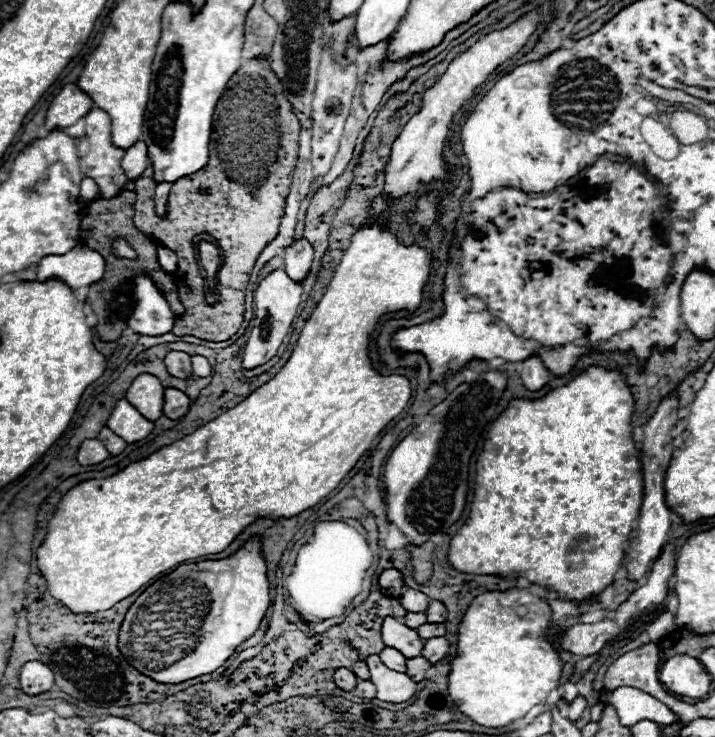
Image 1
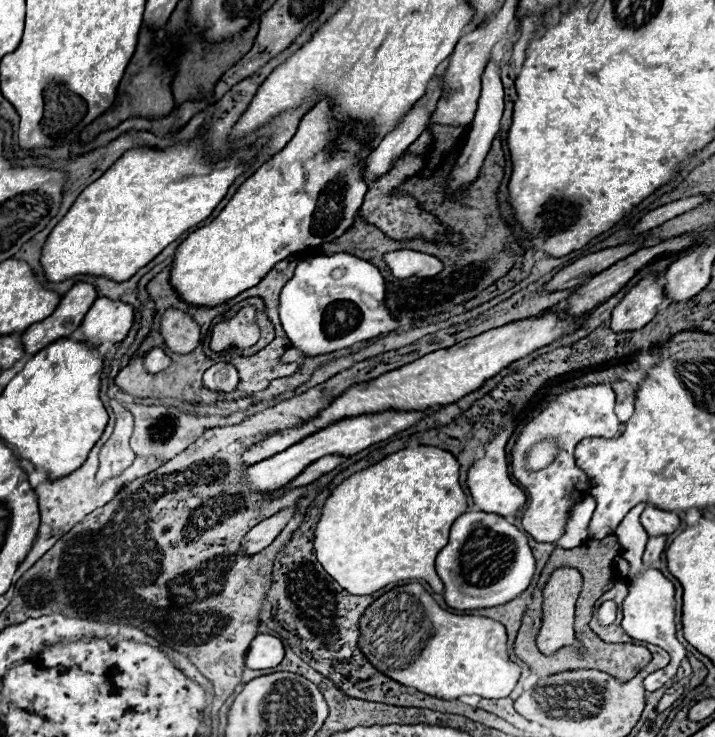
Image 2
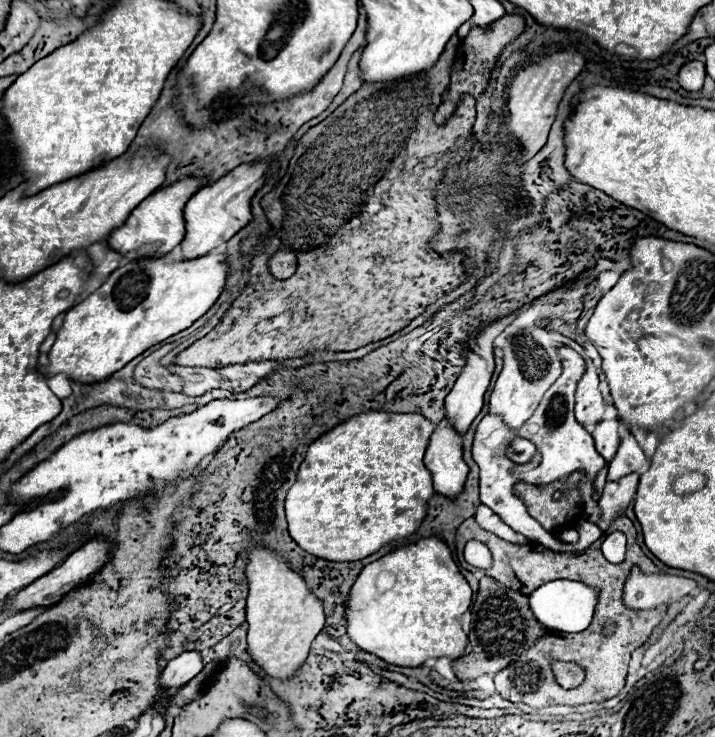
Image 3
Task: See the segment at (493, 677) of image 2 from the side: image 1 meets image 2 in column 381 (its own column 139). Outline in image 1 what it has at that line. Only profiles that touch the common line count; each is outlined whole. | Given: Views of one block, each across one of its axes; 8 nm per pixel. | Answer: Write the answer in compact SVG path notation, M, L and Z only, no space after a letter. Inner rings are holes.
M256 538L246 542L242 550L226 560L206 560L178 566L168 576L162 576L150 584L128 608L120 628L118 648L136 670L154 678L156 682L176 684L210 674L232 656L238 644L258 630L258 624L270 606L268 592L270 586L266 578L266 562L260 556L260 542Z

